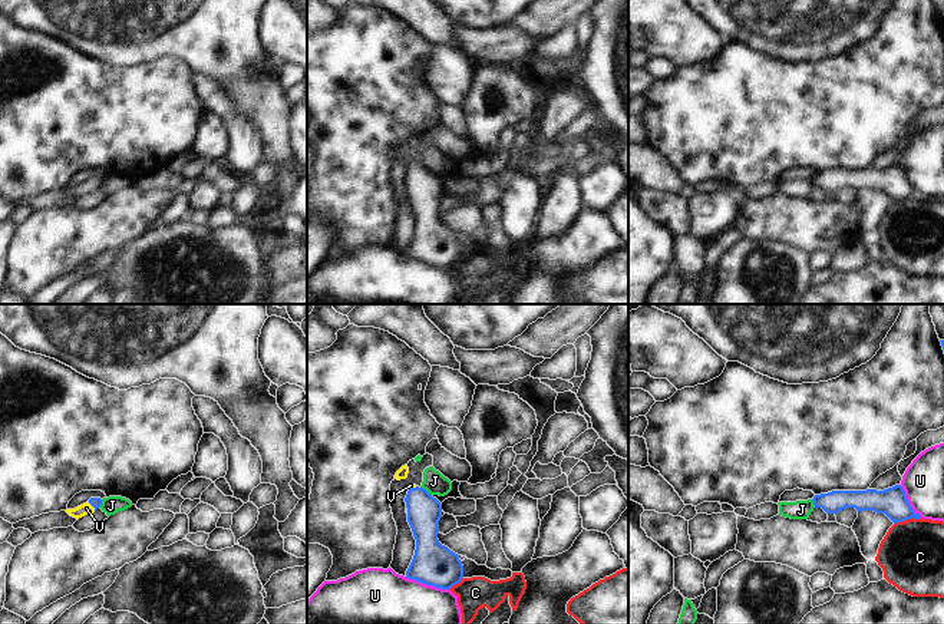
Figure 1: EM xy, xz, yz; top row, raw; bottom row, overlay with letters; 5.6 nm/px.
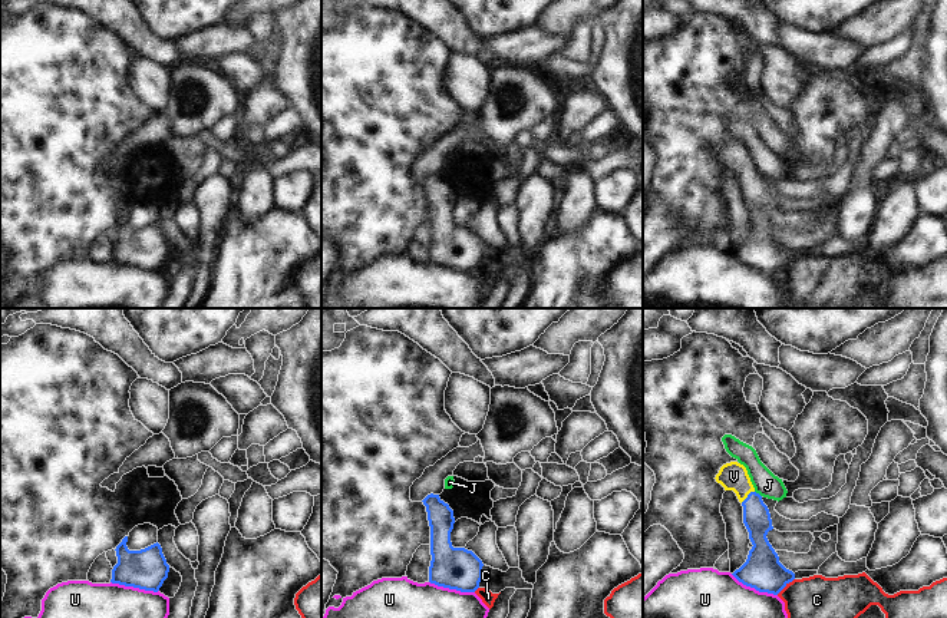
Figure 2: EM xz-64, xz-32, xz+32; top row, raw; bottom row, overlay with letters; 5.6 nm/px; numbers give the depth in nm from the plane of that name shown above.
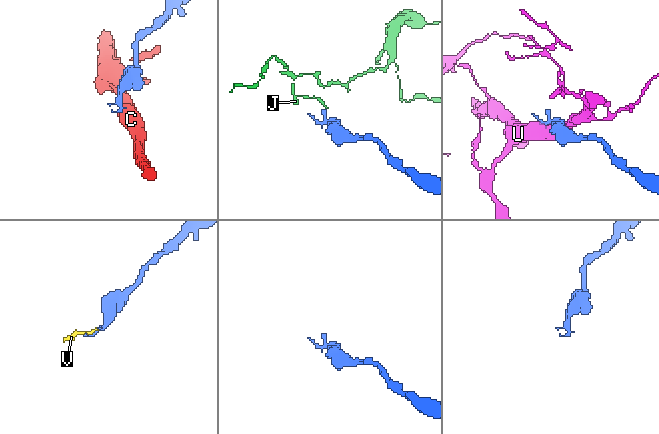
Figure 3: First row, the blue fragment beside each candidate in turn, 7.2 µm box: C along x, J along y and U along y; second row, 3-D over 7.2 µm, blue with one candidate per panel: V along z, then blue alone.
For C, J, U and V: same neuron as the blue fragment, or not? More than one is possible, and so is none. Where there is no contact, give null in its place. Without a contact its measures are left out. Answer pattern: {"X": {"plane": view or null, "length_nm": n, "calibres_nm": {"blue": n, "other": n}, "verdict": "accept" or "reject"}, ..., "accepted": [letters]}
{"C": {"plane": "yz", "length_nm": 160, "calibres_nm": {"blue": 160, "other": 360}, "verdict": "reject"}, "J": {"plane": "xz", "length_nm": 80, "calibres_nm": {"blue": 190, "other": 120}, "verdict": "reject"}, "U": {"plane": "xz", "length_nm": 260, "calibres_nm": {"blue": 240, "other": 500}, "verdict": "reject"}, "V": {"plane": "xy", "length_nm": 60, "calibres_nm": {"blue": 60, "other": 70}, "verdict": "accept"}, "accepted": ["V"]}

